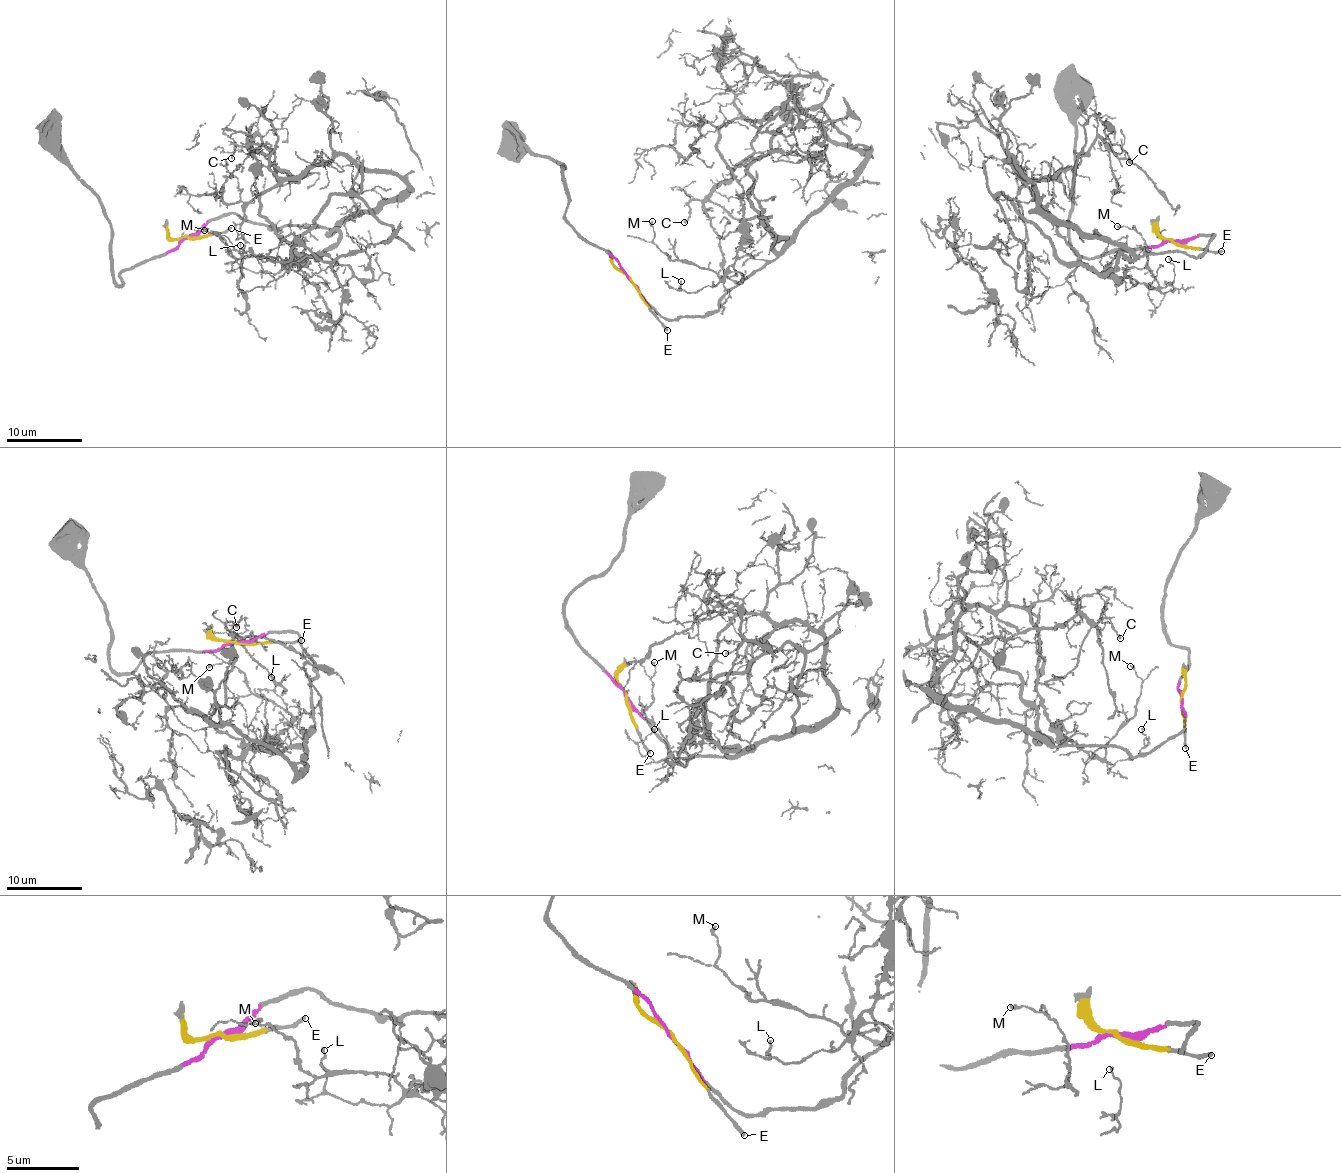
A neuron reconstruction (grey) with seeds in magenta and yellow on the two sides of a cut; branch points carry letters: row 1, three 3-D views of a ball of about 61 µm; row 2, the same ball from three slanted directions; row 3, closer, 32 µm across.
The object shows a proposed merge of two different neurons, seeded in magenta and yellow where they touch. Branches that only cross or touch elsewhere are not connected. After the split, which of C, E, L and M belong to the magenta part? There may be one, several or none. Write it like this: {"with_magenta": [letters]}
{"with_magenta": ["C", "L", "M"]}

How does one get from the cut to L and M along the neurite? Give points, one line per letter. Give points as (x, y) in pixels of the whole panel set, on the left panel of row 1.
L: (187, 238), (227, 215), (331, 231), (406, 184), (334, 155), (259, 198), (296, 263), (257, 273), (240, 244)
M: (187, 238), (227, 215), (331, 231), (406, 184), (341, 155), (283, 177), (259, 198), (284, 267), (205, 231)

